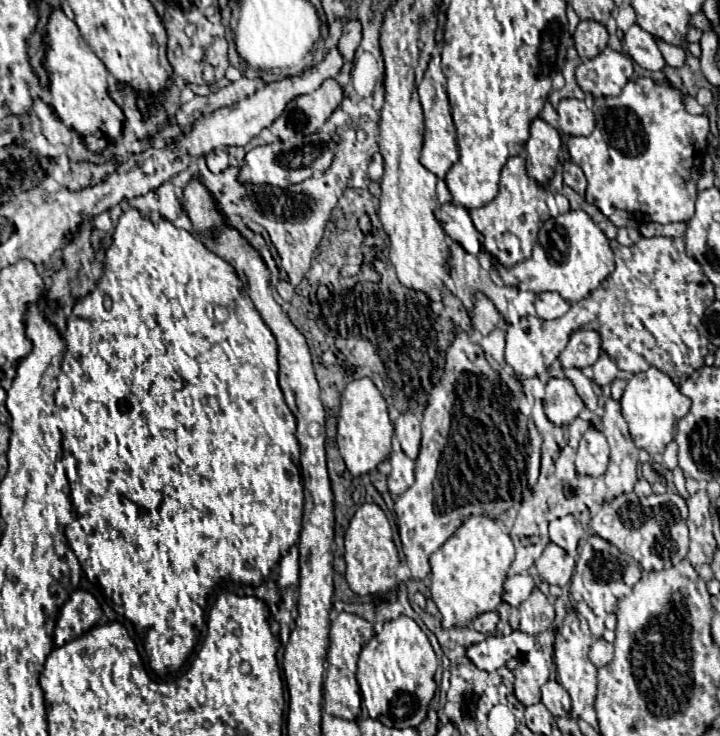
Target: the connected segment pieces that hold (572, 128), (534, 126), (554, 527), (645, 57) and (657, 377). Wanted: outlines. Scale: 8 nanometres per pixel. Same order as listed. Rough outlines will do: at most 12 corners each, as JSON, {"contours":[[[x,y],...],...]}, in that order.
{"contours":[[[561,99],[559,129],[589,135],[593,111],[579,99]],[[531,121],[527,173],[541,185],[555,173],[561,149],[557,129]],[[573,515],[549,523],[549,537],[571,557],[583,527]],[[637,23],[623,37],[627,53],[649,71],[665,59],[651,33]],[[659,369],[633,375],[621,411],[635,447],[661,455],[691,401]]]}

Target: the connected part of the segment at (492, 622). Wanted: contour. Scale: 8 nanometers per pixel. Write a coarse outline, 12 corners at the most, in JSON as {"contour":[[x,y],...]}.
{"contour":[[495,611],[475,617],[471,627],[479,633],[495,633]]}

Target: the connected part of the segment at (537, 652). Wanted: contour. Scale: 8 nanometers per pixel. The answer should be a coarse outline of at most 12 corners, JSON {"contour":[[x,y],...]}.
{"contour":[[539,647],[515,667],[515,695],[523,705],[541,701],[549,665]]}

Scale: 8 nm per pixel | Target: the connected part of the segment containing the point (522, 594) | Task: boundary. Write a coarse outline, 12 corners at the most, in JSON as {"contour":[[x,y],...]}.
{"contour":[[527,573],[507,577],[503,601],[519,607],[535,589]]}

